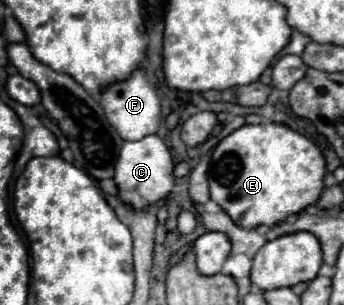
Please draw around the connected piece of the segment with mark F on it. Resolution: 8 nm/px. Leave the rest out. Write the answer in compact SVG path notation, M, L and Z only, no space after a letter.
M142 69L134 71L134 75L130 79L110 85L100 95L100 103L102 103L102 109L106 109L106 117L110 117L110 125L114 125L114 129L118 129L118 133L124 141L138 141L138 139L158 131L160 99L156 95L156 91L152 89L152 85L146 81Z

